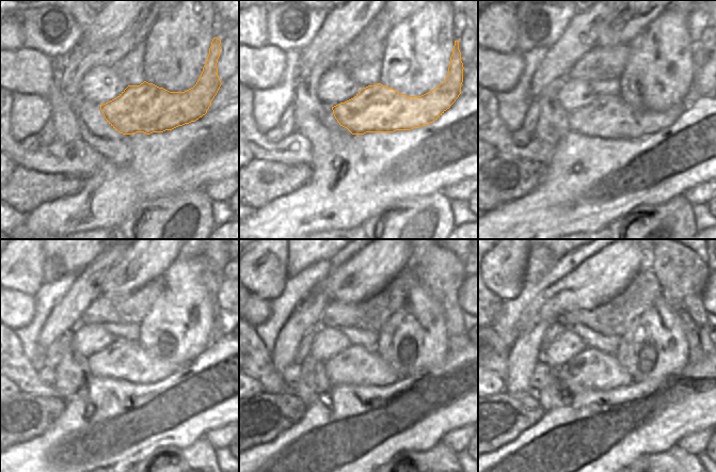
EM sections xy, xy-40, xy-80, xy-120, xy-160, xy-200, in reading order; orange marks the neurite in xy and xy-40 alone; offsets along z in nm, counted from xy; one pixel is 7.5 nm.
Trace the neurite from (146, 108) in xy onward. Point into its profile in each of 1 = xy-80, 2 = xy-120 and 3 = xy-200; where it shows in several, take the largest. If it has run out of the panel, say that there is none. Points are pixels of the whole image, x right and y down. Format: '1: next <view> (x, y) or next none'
1: next xy-80 (608, 116)
2: next xy-120 (124, 359)
3: next xy-200 (591, 370)

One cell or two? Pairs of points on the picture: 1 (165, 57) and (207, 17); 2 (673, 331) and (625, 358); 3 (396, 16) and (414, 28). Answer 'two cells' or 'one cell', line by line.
1: one cell
2: one cell
3: two cells

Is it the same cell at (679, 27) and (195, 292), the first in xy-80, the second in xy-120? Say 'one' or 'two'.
one

